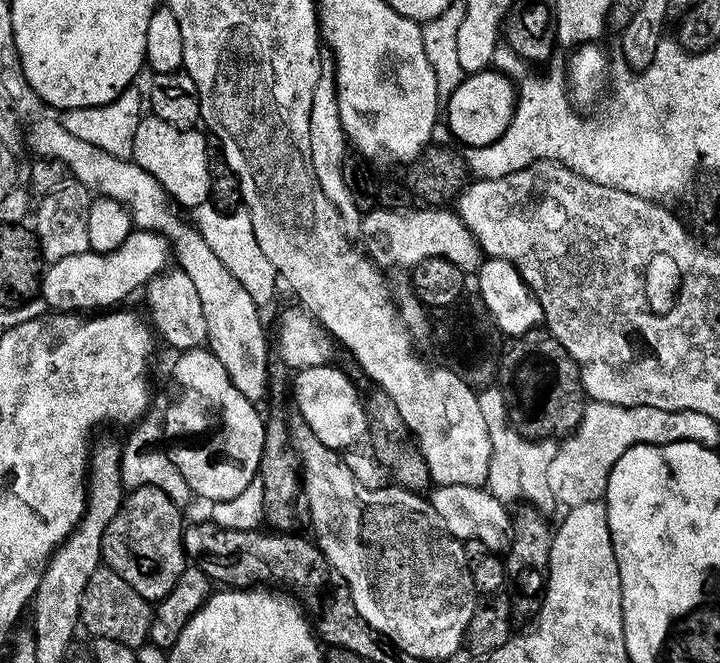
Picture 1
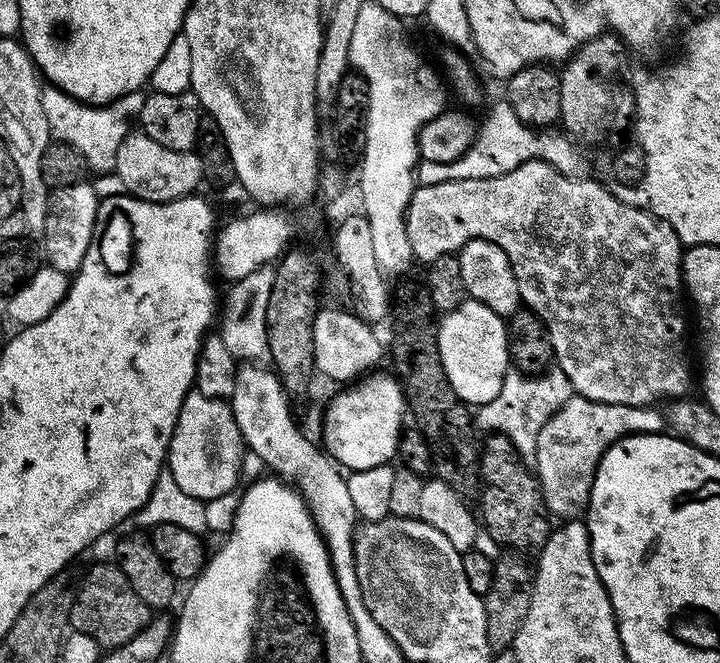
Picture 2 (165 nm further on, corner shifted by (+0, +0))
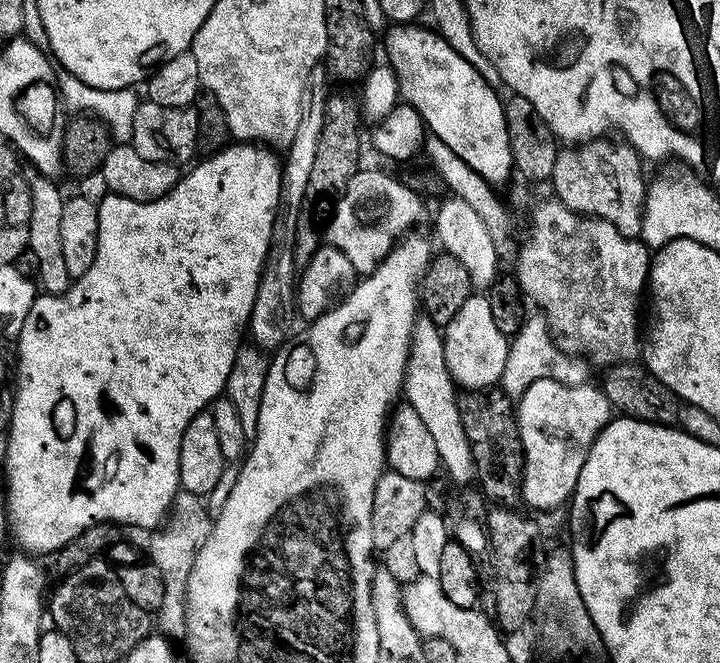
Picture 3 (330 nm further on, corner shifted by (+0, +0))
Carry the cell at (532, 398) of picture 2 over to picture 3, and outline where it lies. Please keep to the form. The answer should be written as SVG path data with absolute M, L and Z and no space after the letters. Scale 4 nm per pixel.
M534 310L525 315L519 331L509 341L506 365L500 378L500 388L516 398L538 379L554 379L562 385L578 387L589 381L588 371L590 366L583 357L570 356L557 347L548 329L545 316L538 310Z

